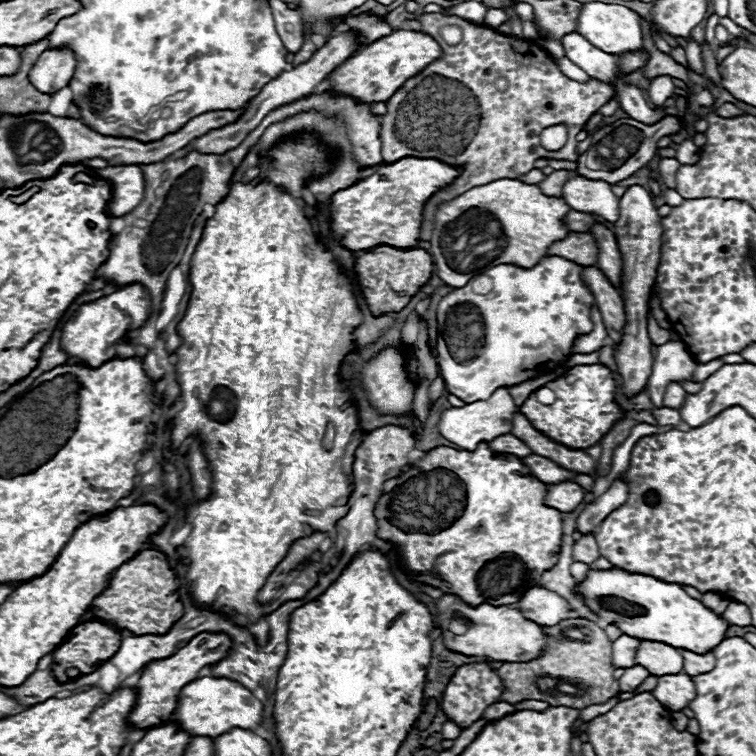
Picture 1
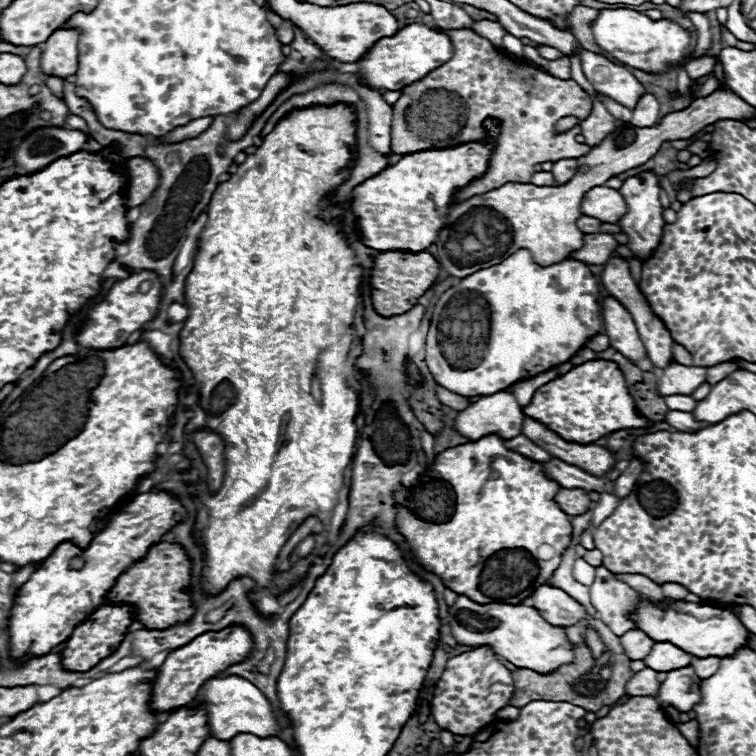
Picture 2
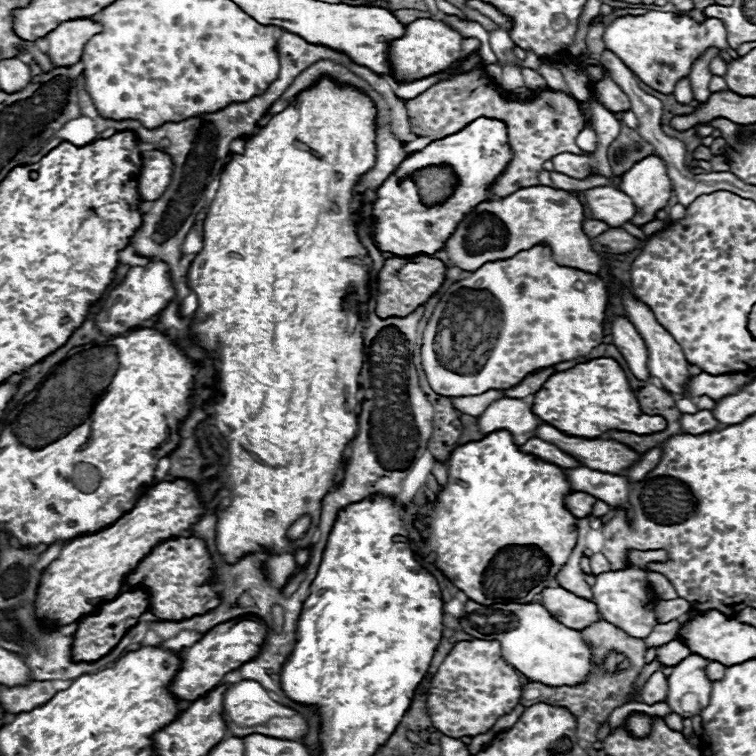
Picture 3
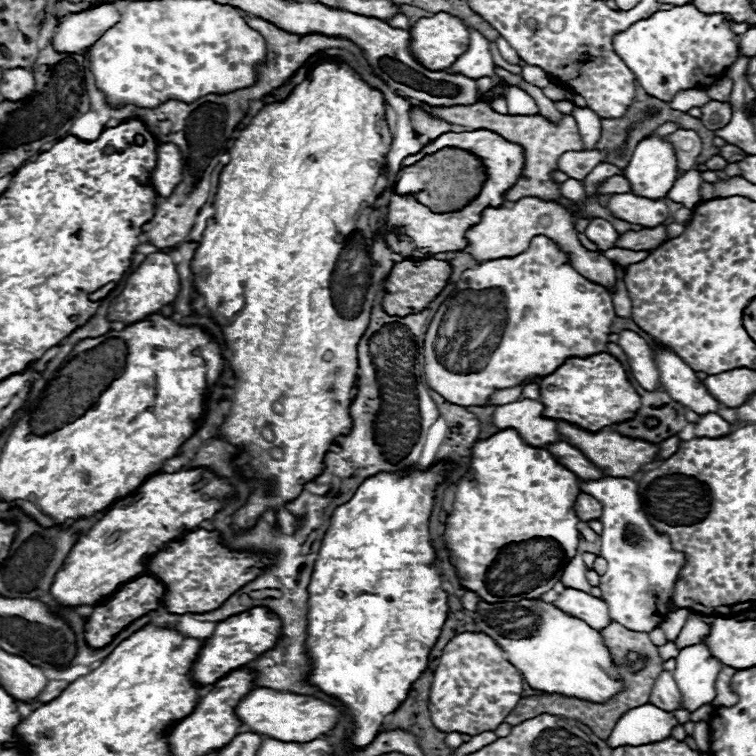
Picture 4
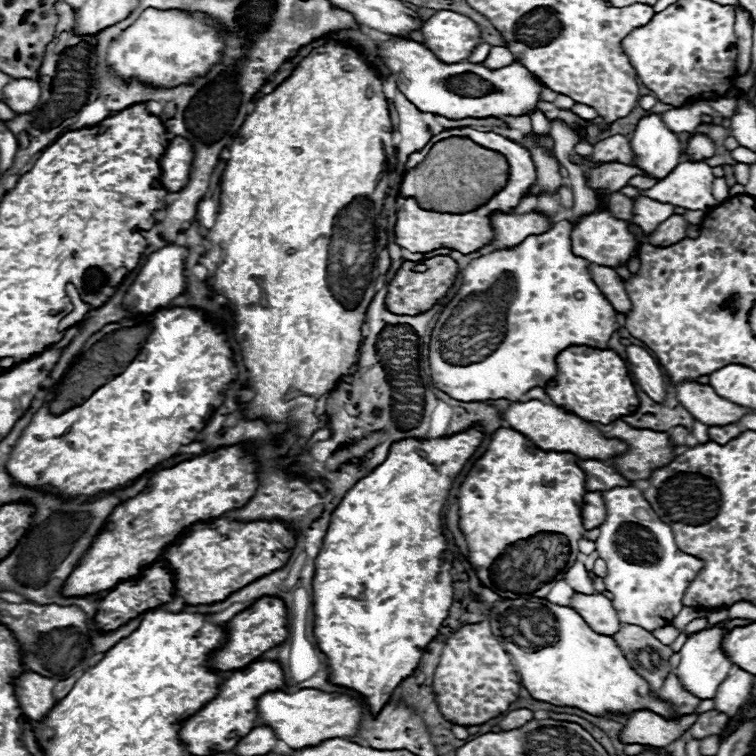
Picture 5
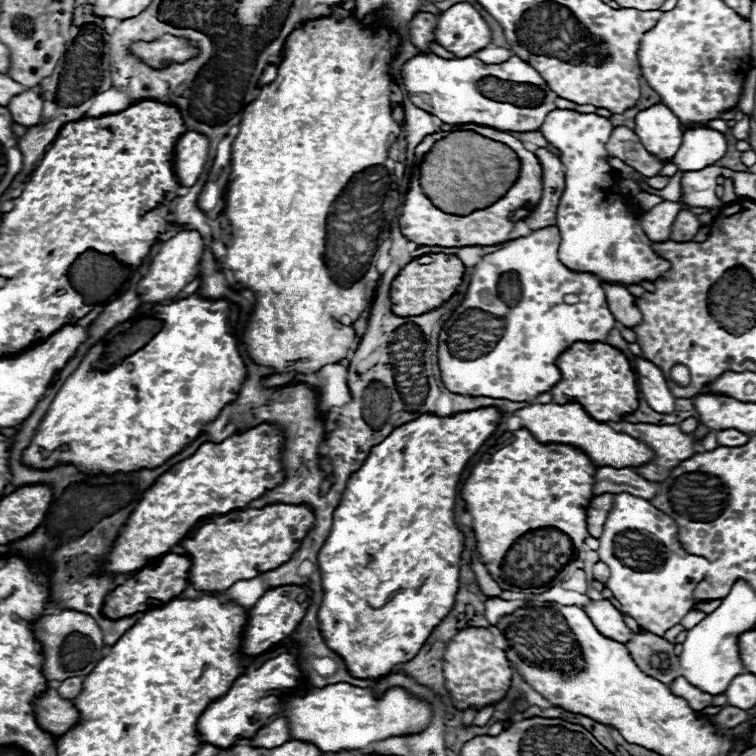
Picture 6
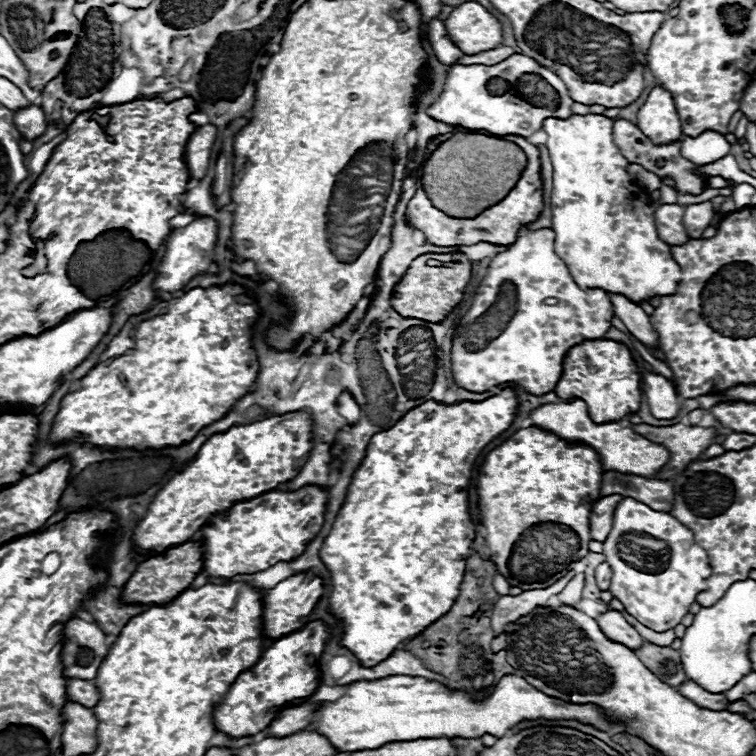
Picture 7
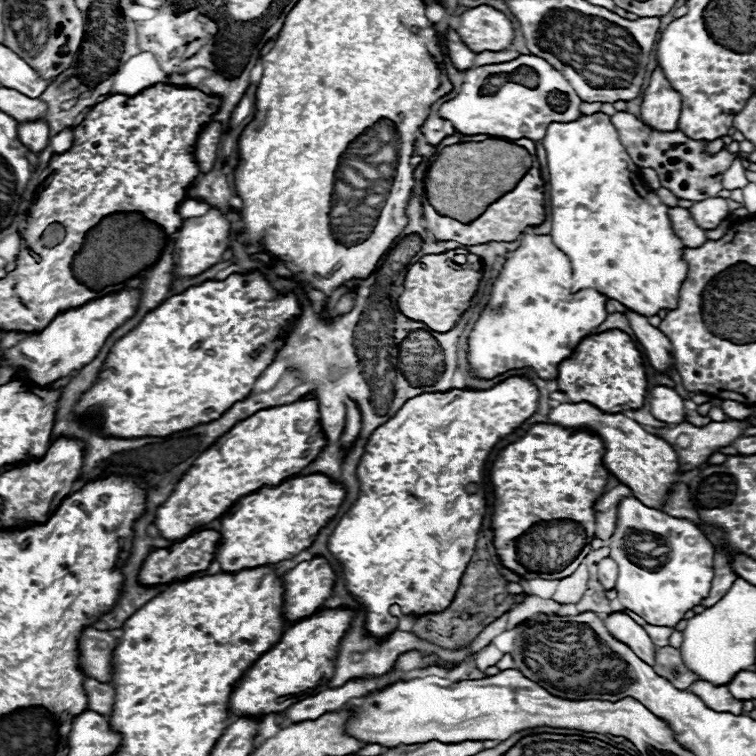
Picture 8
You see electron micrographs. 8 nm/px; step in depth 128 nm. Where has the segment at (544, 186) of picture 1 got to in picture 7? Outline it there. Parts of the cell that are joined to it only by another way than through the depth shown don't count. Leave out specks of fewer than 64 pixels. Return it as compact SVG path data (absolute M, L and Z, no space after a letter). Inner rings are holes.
M614 120L614 144L618 146L618 150L622 152L622 156L632 162L632 164L640 164L644 170L654 172L658 178L666 178L672 176L676 182L676 190L680 192L690 192L690 194L702 194L708 184L708 176L696 176L690 172L690 168L698 168L696 164L688 162L682 154L680 154L680 140L668 146L654 146L650 144L650 140L628 120Z

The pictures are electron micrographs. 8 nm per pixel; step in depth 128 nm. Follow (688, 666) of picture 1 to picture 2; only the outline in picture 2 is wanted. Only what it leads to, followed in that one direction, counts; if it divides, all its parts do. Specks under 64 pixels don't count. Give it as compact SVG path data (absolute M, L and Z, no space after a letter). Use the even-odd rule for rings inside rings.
M716 656L694 658L694 660L690 662L690 666L694 668L694 672L696 672L698 678L706 678L706 676L712 676L712 674L718 670L718 666L720 666L720 658L716 658Z

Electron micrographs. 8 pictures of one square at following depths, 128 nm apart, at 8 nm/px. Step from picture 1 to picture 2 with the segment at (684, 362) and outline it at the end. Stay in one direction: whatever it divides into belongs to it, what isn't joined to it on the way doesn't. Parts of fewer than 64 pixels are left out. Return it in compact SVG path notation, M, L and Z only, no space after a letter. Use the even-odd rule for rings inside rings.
M678 362L658 370L658 394L692 394L702 382L706 382L706 368L684 366Z

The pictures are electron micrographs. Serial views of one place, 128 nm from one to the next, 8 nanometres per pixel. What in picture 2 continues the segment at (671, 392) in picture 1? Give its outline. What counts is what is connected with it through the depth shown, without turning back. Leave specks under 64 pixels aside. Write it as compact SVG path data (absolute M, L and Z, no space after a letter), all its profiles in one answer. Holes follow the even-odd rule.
M672 394L672 396L666 396L664 402L666 402L668 408L680 410L680 412L692 412L692 410L694 410L694 404L696 404L696 400L692 400L690 396L684 396L684 394Z

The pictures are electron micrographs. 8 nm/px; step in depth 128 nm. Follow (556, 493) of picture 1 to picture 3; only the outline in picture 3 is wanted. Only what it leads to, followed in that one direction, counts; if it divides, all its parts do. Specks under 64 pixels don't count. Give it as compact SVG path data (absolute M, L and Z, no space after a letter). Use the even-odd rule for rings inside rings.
M572 492L566 496L566 508L576 516L576 518L586 518L592 514L592 506L596 502L594 496L586 494L586 492Z

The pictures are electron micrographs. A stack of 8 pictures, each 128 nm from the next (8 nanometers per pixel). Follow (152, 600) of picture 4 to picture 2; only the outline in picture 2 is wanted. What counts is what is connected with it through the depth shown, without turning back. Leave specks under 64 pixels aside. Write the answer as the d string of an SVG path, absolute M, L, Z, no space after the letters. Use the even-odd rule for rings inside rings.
M102 606L98 608L86 622L78 624L72 632L72 636L66 640L66 646L62 650L62 668L68 672L86 672L94 668L100 660L110 656L120 642L124 640L128 626L132 624L134 608L130 606Z

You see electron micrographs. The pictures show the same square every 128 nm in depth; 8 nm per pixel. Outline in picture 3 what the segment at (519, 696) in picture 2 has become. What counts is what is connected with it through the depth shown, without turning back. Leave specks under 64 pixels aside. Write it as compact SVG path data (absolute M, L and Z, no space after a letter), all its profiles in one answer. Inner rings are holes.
M604 620L590 624L590 640L594 646L592 650L594 650L594 664L596 664L592 680L574 684L574 686L546 686L542 682L528 682L522 686L520 704L530 706L536 702L546 702L546 704L558 704L558 706L570 708L570 712L574 712L574 716L578 720L578 738L582 738L586 742L596 742L596 732L598 732L600 724L610 716L610 712L614 708L628 702L628 692L632 688L632 682L638 676L638 672L646 666L646 660L644 660L646 650L644 650L642 640L626 636L626 632L614 628L610 622L604 622ZM610 654L624 656L624 660L618 664L618 668L614 672L606 672L606 666L604 666L604 662Z

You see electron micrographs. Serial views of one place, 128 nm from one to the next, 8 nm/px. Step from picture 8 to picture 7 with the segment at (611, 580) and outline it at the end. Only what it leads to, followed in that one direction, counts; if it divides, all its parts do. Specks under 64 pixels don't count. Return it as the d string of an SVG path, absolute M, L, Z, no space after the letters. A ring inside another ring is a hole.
M606 562L596 566L596 584L600 590L608 590L610 588L610 578L612 578L612 570Z

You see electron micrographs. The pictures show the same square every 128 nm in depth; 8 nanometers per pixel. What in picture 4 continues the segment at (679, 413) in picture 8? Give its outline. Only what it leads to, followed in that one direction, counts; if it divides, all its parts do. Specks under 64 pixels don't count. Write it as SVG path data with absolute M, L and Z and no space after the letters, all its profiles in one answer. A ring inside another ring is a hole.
M622 330L618 336L616 344L624 350L636 382L650 392L658 390L658 370L652 360L650 344L632 330Z

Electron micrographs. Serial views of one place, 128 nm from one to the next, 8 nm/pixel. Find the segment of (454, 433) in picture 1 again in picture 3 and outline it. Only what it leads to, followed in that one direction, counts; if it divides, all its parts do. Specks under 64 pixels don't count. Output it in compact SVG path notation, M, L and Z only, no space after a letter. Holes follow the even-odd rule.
M498 398L494 400L480 416L478 430L482 434L490 434L494 430L508 430L516 444L524 444L528 438L534 438L534 428L542 424L530 406L518 398Z

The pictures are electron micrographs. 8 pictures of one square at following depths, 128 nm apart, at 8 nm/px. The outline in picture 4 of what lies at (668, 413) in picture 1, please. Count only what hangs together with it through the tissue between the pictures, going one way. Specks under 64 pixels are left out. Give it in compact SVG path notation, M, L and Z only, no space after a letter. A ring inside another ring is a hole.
M710 412L710 414L702 414L698 418L698 422L694 424L694 434L698 438L706 436L706 438L718 438L718 436L726 436L734 430L734 426L730 422L726 422L724 418L720 418L718 414Z

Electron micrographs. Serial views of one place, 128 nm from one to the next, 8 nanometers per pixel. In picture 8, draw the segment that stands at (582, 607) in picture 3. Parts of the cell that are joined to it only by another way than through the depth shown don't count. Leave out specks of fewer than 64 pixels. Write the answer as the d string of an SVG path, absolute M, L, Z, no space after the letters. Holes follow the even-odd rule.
M614 612L608 614L604 618L604 624L608 628L608 632L616 638L622 640L622 644L630 646L634 650L634 654L640 660L646 660L646 664L654 664L654 644L648 638L648 634L644 632L644 628L640 624L636 624L630 616L622 614L622 612Z

